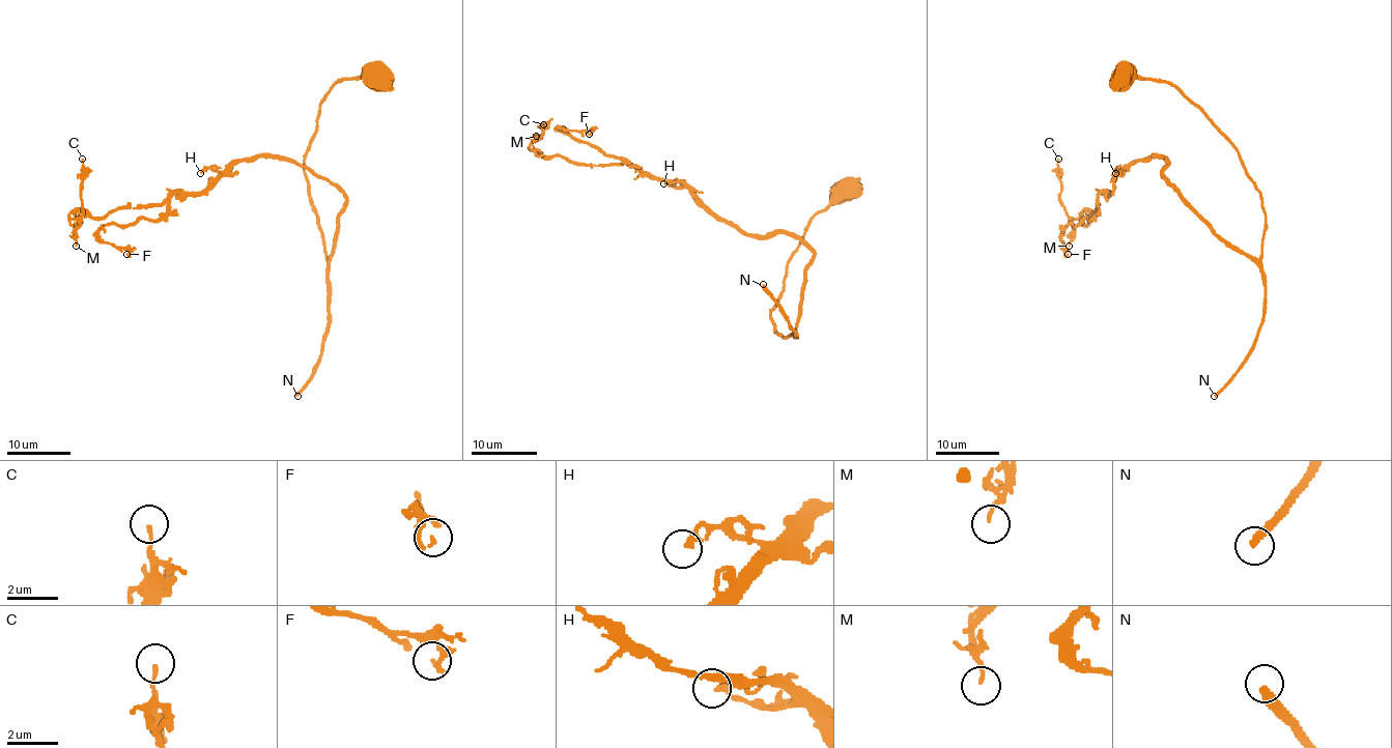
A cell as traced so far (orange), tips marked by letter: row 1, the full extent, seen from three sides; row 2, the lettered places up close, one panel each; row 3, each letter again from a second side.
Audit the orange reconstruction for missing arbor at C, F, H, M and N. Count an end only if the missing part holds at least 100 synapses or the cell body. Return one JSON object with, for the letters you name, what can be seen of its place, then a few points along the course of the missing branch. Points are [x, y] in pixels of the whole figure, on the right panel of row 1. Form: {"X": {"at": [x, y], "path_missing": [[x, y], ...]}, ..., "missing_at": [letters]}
{"N": {"at": [1214, 396]}, "missing_at": ["N"]}

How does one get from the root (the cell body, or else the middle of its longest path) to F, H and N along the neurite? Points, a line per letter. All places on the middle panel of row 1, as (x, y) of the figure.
F: (842, 192), (788, 263), (770, 311), (782, 337), (814, 254), (740, 232), (681, 183), (559, 127), (589, 134)
H: (842, 192), (788, 263), (770, 311), (782, 337), (796, 326), (814, 254), (788, 234), (740, 232), (663, 183)
N: (842, 192), (811, 221), (770, 311), (773, 328), (782, 337), (794, 337), (763, 284)

